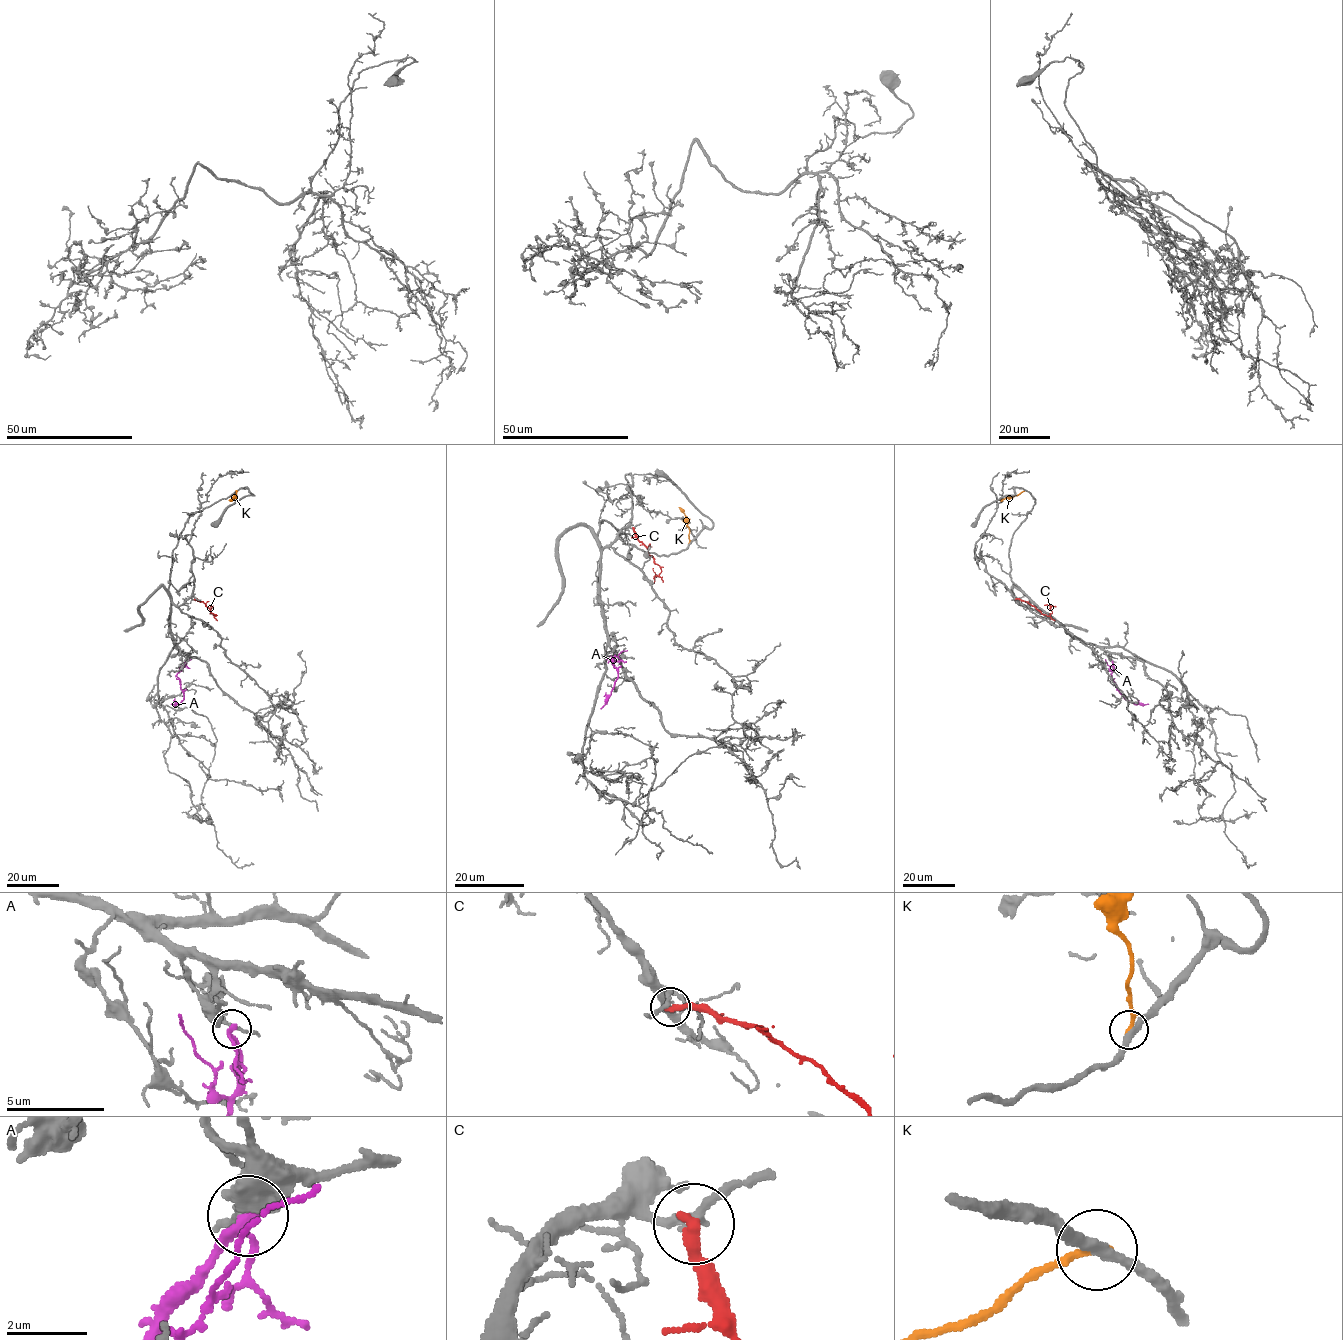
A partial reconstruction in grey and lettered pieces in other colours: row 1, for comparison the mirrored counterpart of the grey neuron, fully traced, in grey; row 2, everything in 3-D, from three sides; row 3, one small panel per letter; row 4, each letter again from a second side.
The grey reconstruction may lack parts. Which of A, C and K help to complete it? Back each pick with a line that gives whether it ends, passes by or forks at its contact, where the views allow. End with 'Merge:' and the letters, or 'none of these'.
Merge: none of these

